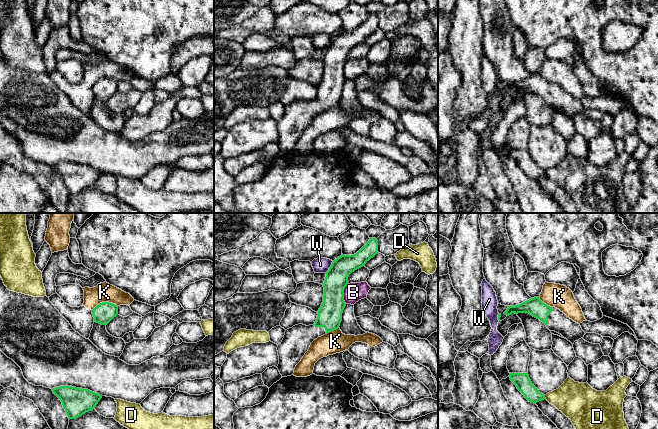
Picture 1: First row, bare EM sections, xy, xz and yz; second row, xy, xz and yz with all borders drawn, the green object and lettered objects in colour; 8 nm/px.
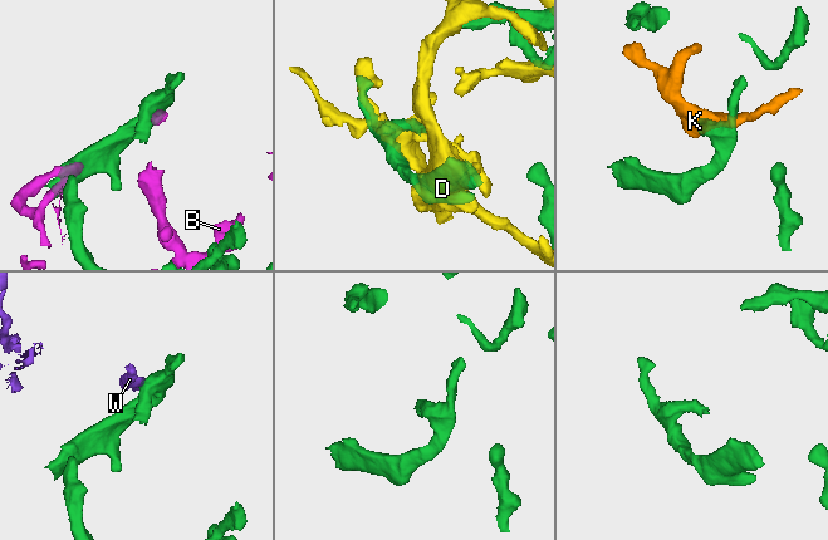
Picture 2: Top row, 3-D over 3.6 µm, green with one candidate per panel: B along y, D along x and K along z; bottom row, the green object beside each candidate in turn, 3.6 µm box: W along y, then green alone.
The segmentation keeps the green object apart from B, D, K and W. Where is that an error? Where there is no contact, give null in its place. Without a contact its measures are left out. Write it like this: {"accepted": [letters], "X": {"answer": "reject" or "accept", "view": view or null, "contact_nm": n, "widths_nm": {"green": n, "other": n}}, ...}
{"accepted": [], "B": {"answer": "reject", "view": "xz", "contact_nm": 170, "widths_nm": {"green": 190, "other": 160}}, "D": {"answer": "reject", "view": "yz", "contact_nm": 40, "widths_nm": {"green": 130, "other": 300}}, "K": {"answer": "reject", "view": "xy", "contact_nm": 220, "widths_nm": {"green": 160, "other": 160}}, "W": {"answer": "reject", "view": "xz", "contact_nm": 120, "widths_nm": {"green": 180, "other": 130}}}

